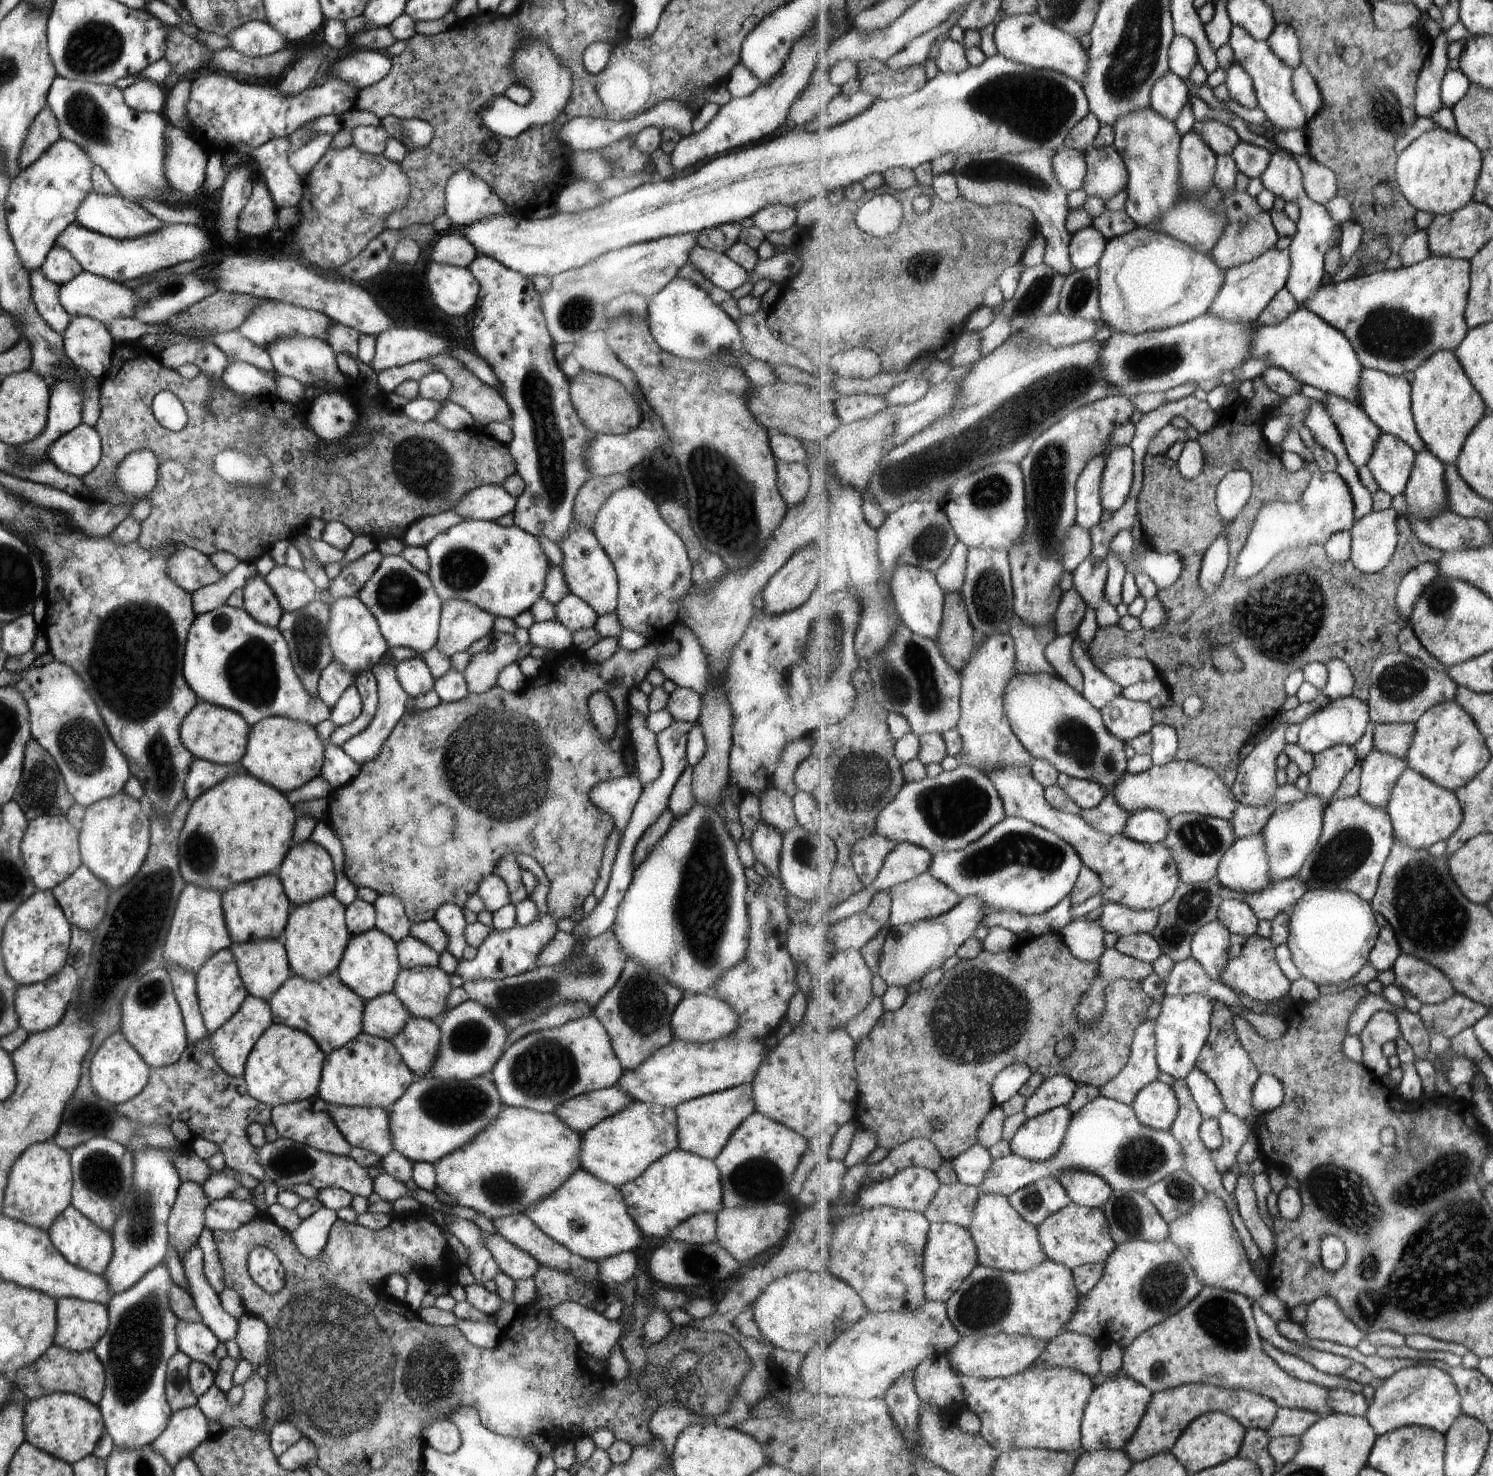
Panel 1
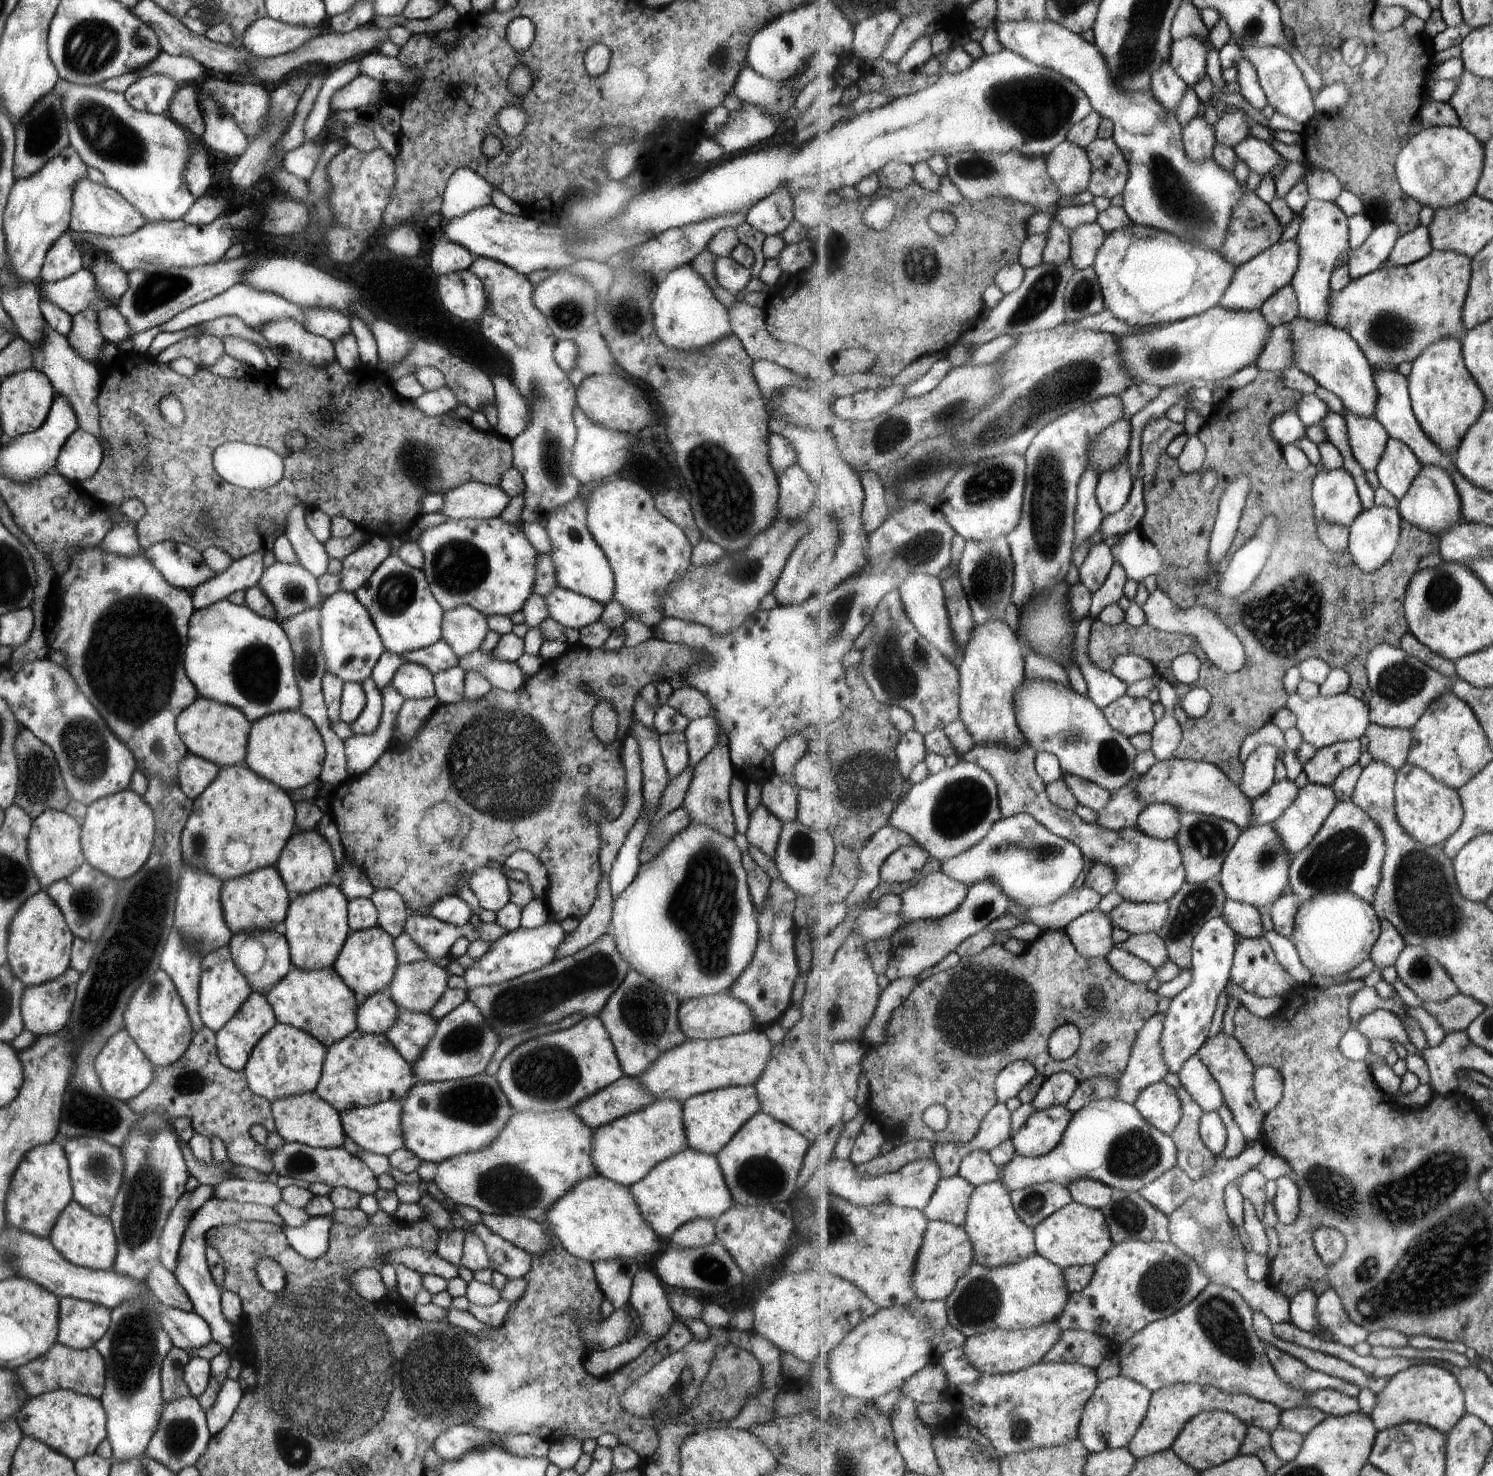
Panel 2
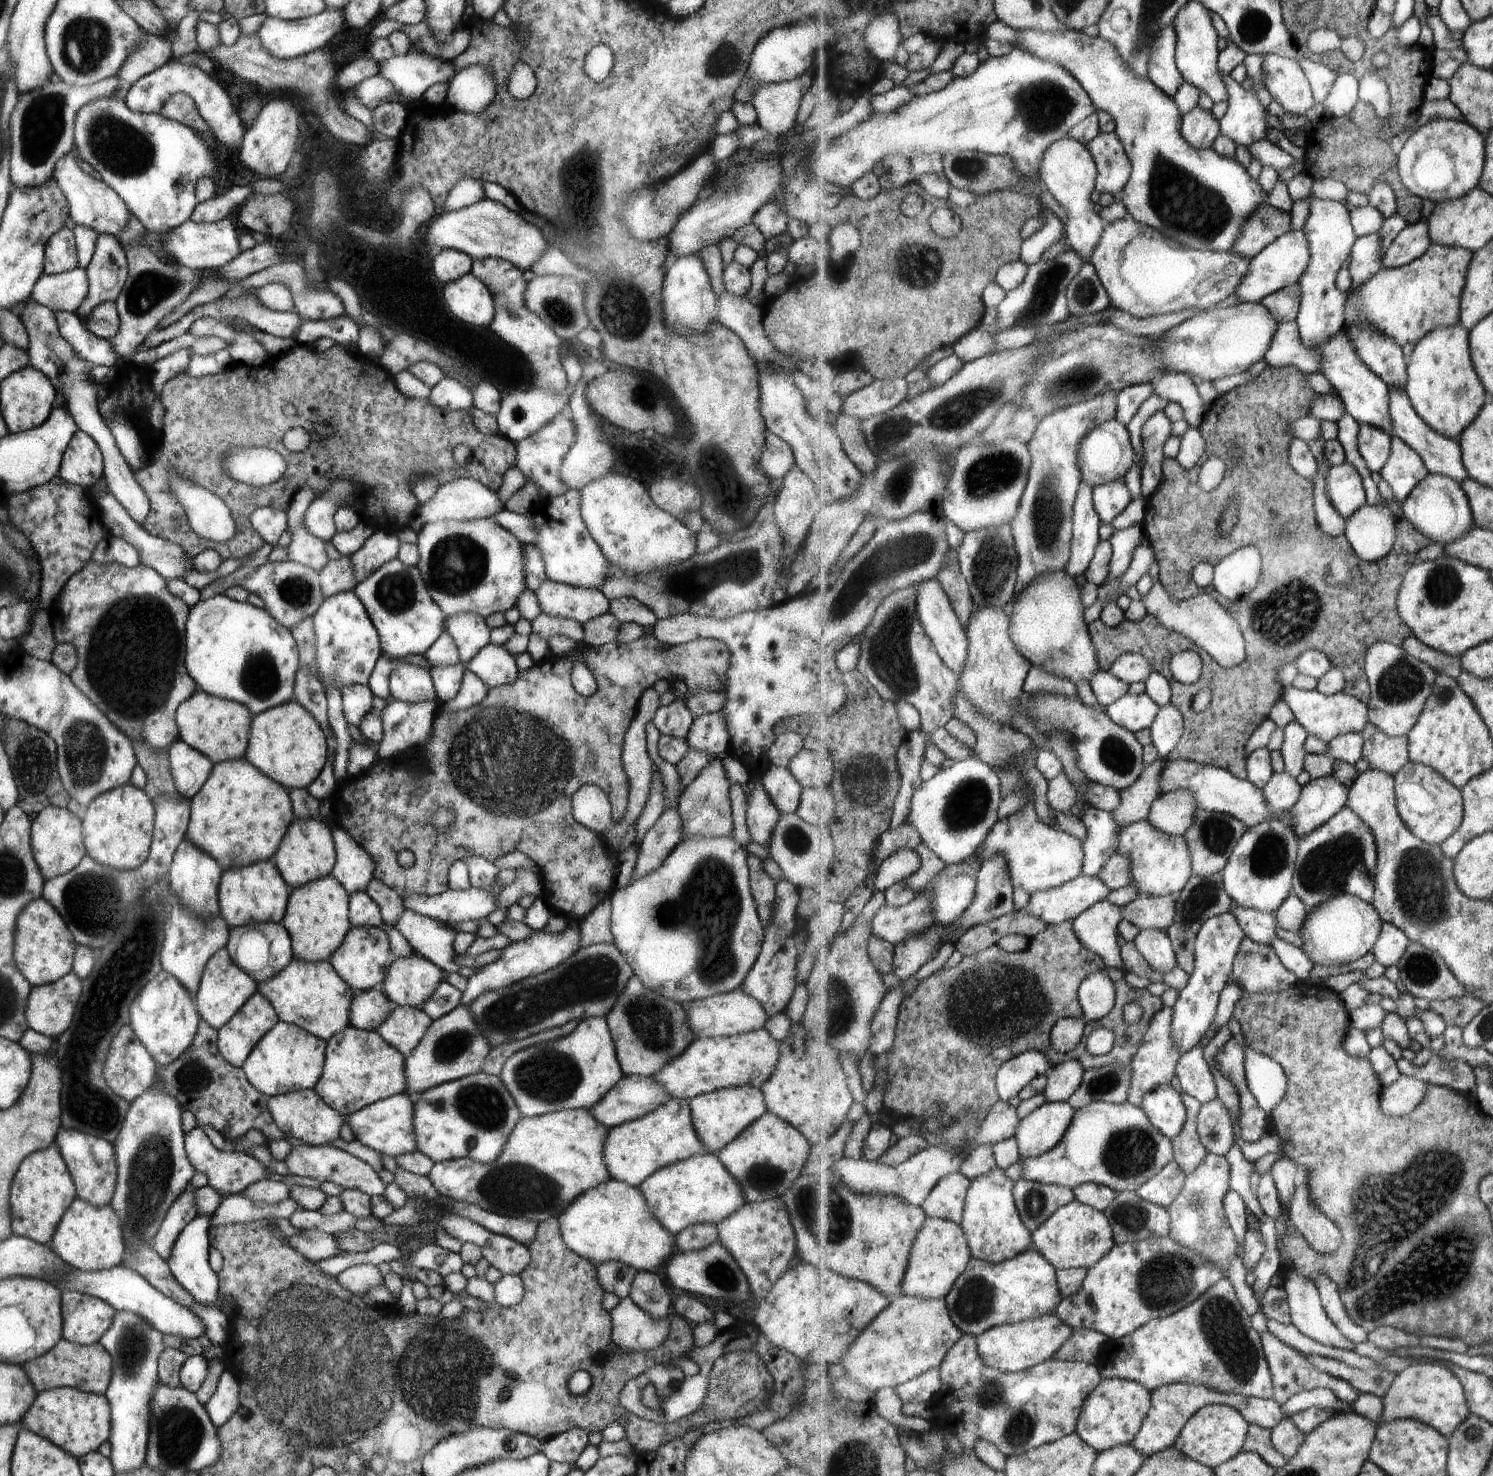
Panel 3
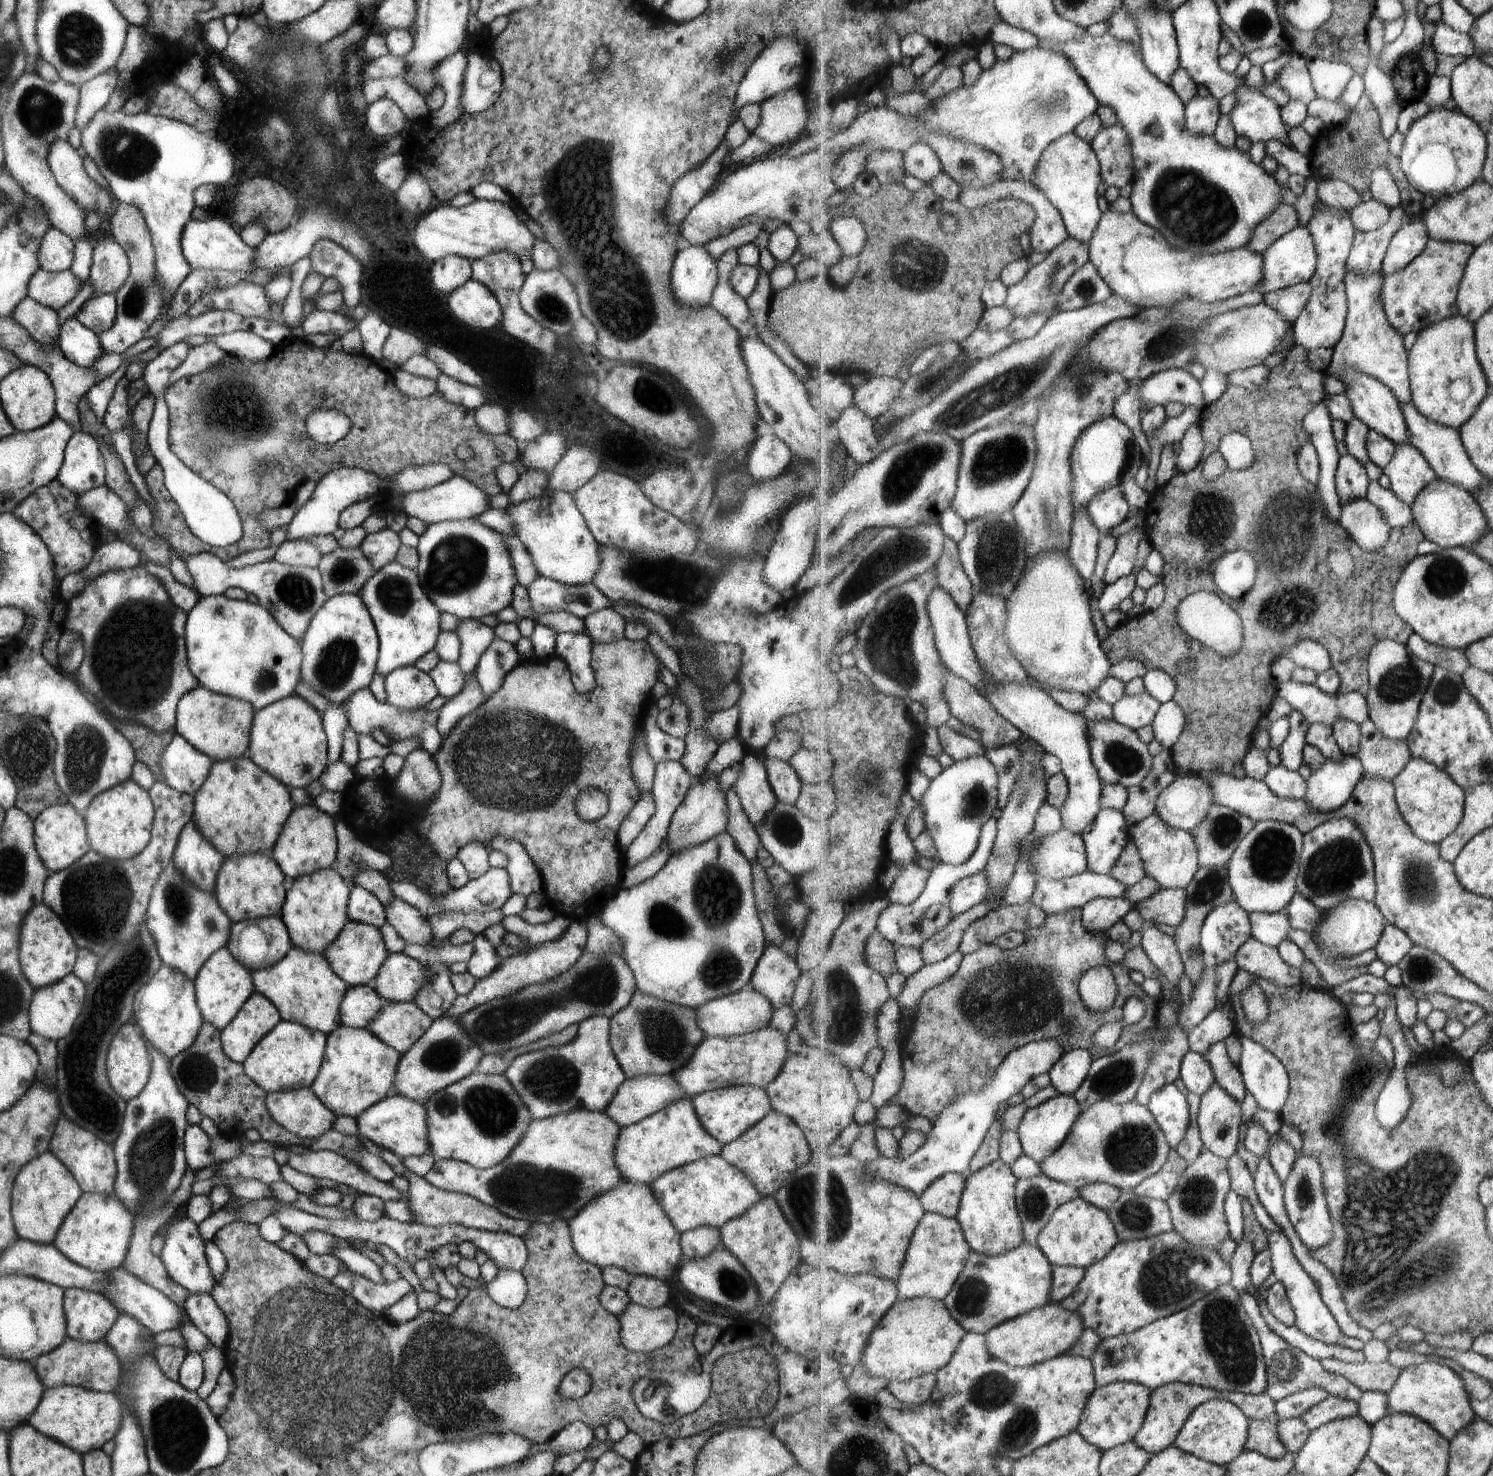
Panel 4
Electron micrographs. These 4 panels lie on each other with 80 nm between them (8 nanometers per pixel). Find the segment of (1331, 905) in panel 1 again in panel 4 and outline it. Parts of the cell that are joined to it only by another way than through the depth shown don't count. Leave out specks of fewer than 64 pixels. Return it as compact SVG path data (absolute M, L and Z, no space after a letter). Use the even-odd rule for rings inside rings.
M1346 898L1336 907L1322 912L1322 919L1316 924L1312 937L1317 948L1331 961L1339 957L1356 957L1368 950L1375 949L1382 939L1388 920L1375 903L1365 899ZM1315 934L1318 937L1315 940Z

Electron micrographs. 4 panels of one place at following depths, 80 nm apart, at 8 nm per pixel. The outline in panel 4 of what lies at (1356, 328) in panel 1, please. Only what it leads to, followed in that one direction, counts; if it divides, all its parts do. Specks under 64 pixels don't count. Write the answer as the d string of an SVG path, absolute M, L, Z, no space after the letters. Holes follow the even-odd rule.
M1430 239L1427 248L1407 268L1390 274L1383 274L1380 299L1391 326L1401 335L1419 334L1427 327L1460 314L1458 292L1466 272L1467 263L1476 246L1467 243L1447 242Z

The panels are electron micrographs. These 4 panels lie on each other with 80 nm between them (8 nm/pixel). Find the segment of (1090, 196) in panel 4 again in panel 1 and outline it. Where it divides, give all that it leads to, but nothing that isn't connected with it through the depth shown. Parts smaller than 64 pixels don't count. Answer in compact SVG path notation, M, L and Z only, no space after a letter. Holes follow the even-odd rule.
M1064 146L1053 156L1053 172L1067 193L1084 189L1089 174L1086 152ZM1090 226L1076 232L1070 246L1070 260L1075 271L1096 266L1106 245L1106 237L1097 228Z

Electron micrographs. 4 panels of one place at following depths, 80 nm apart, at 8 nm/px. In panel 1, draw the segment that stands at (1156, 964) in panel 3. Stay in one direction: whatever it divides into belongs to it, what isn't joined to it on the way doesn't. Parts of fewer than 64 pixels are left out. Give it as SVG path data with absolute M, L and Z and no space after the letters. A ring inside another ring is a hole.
M1151 933L1122 936L1114 947L1123 954L1149 964L1155 964L1163 956L1163 950L1159 942L1155 940Z

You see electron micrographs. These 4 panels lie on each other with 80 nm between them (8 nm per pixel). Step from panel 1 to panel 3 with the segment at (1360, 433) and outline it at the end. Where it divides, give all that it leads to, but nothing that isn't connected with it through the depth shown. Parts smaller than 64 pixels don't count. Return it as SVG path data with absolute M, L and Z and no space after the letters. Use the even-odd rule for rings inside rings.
M1359 423L1359 426L1359 452L1371 471L1381 473L1391 458L1393 437L1369 424Z

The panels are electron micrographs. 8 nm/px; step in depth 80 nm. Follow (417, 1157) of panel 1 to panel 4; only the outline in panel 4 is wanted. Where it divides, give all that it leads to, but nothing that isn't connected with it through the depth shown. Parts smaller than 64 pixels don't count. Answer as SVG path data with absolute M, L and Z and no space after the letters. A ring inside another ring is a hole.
M471 1072L445 1088L432 1092L423 1106L428 1150L434 1158L455 1159L478 1169L503 1160L532 1119L504 1075Z

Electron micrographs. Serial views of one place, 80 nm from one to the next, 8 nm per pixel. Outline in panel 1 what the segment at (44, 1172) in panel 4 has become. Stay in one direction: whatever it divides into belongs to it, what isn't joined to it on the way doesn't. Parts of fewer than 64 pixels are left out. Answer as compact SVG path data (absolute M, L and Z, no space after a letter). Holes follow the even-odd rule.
M51 1140L30 1144L9 1168L1 1212L11 1220L46 1231L55 1216L70 1204L71 1187L68 1150L59 1148Z

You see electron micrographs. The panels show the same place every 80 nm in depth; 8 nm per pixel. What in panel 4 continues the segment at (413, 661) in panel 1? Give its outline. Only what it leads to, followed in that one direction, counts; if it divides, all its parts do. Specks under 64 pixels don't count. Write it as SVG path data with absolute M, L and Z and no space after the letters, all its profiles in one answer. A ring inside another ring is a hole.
M413 665L388 672L384 676L384 689L387 703L407 710L425 706L438 694L431 677Z

